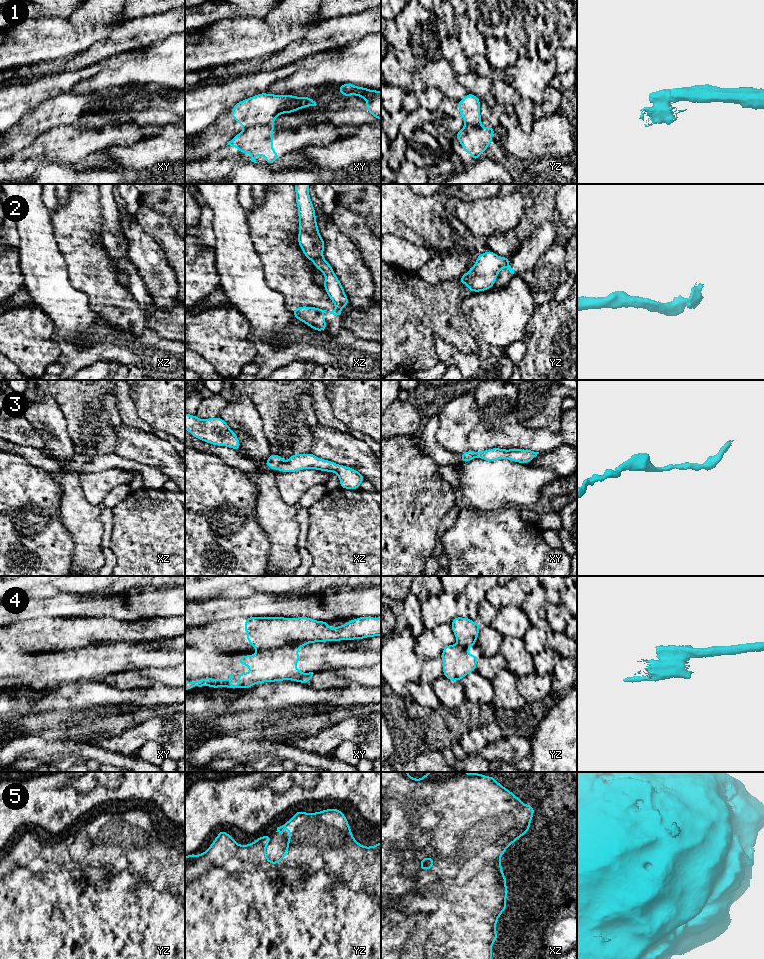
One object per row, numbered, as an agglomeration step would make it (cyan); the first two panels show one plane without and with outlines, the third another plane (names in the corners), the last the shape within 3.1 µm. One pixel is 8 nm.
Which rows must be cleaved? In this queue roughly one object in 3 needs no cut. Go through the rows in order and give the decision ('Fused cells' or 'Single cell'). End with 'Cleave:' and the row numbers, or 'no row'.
1: Fused cells
2: Fused cells
3: Single cell
4: Fused cells
5: Single cell
Cleave: 1, 2, 4

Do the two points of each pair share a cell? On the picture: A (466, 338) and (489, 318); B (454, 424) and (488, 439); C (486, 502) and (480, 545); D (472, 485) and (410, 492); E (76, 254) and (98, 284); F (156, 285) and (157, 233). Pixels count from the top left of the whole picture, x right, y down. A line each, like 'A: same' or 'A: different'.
A: different
B: different
C: different
D: different
E: same
F: different

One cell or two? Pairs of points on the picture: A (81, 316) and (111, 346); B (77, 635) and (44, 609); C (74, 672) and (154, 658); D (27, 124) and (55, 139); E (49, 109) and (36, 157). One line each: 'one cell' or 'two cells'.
A: two cells
B: two cells
C: one cell
D: two cells
E: two cells

